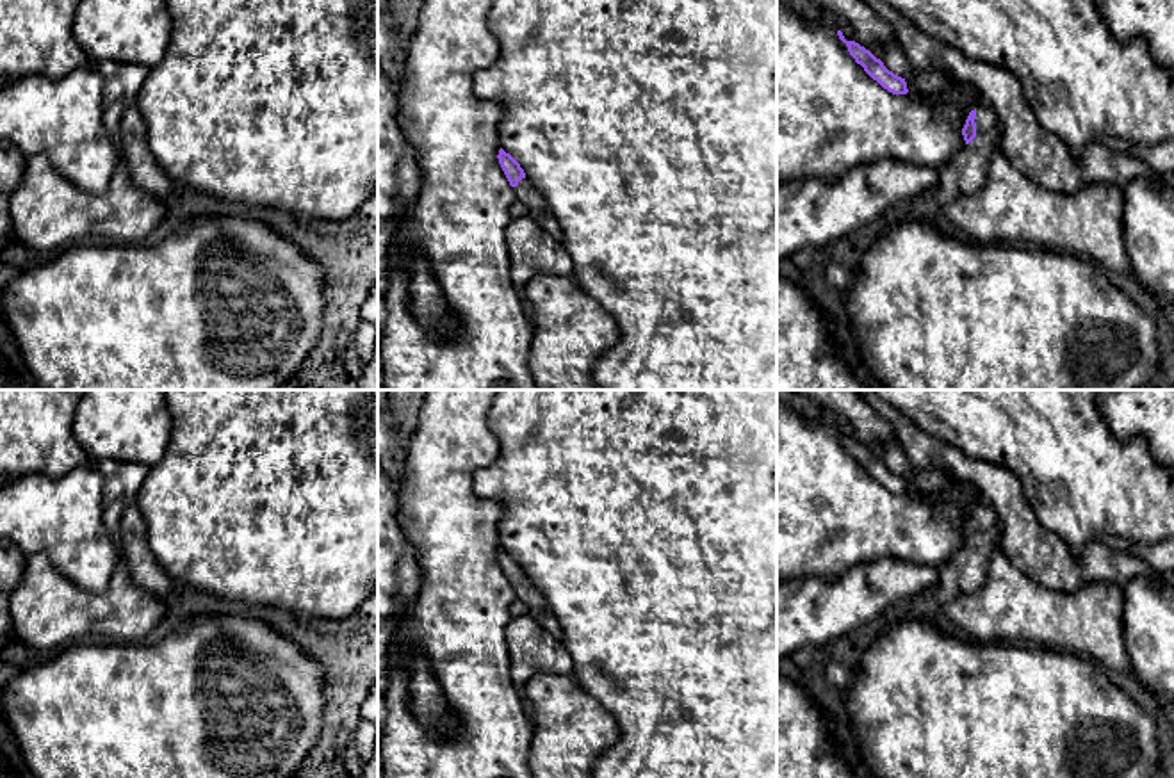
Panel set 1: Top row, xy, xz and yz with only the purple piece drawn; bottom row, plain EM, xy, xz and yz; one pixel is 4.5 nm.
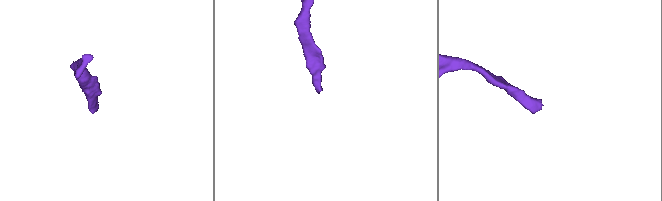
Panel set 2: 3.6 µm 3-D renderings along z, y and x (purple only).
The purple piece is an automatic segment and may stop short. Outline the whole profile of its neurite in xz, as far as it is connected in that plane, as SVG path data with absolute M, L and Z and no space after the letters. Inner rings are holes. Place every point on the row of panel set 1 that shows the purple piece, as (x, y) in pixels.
M502 148L499 150L497 158L510 185L515 189L517 201L527 207L527 215L561 242L563 235L554 212L543 194L526 176L520 164Z

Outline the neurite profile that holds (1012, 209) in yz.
M996 148L983 187L960 194L942 215L980 244L1062 251L1131 276L1122 237L1122 190L1085 183L1076 192L1048 189Z

